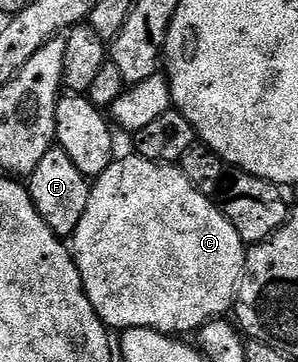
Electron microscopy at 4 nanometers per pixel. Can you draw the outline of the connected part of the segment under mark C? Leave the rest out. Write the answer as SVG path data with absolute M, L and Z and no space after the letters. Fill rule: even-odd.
M138 155L130 156L120 156L111 162L111 166L102 175L94 178L89 195L89 207L85 207L85 215L81 215L81 223L77 223L77 231L69 241L75 266L81 275L81 283L85 287L85 295L89 299L89 303L93 303L93 311L97 311L103 324L112 330L156 329L158 333L172 335L194 334L206 321L222 318L232 312L239 296L239 286L243 284L243 271L247 267L245 243L241 239L241 235L237 235L233 223L229 223L229 219L225 219L222 208L212 198L201 195L201 191L197 191L197 187L193 187L193 183L189 183L189 179L185 179L182 168L153 163Z

